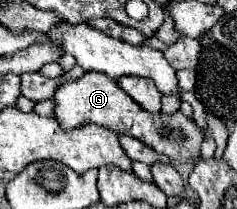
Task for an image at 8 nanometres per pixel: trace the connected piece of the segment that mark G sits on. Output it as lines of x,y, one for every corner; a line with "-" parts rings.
89,71
81,79
61,85
55,91
53,101
57,105
55,119
59,119
61,127
65,129
73,129
85,121
91,121
115,133
123,133
139,139
153,151
167,155
173,163
195,163
201,159
201,143
205,135
203,129
195,123
195,119
185,117
181,111
175,111
173,115
165,115
161,111
149,113
137,101
129,99
129,95
121,91
117,81
109,79
107,75
101,75
99,71

